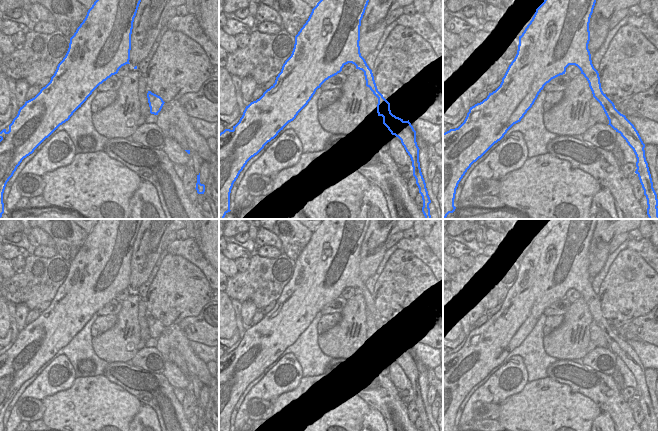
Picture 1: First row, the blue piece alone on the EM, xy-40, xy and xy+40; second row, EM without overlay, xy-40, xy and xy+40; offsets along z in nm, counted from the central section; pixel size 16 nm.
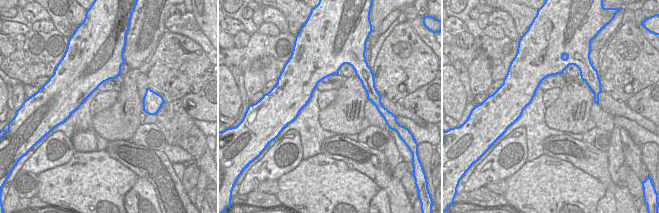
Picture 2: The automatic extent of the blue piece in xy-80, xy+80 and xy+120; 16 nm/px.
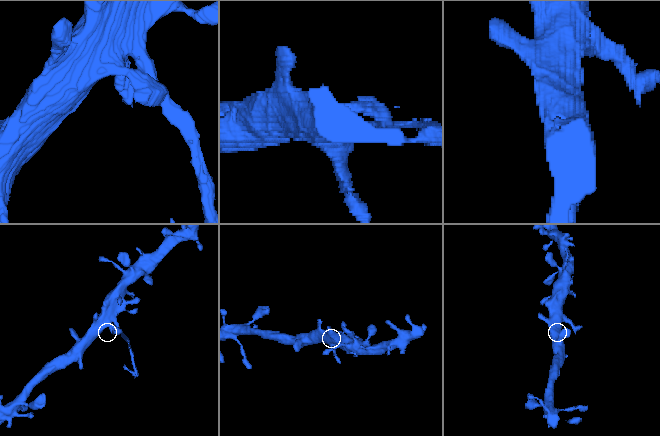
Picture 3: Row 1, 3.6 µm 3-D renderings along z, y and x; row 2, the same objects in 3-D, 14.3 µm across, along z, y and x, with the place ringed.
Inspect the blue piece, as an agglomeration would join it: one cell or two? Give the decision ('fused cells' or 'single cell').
fused cells

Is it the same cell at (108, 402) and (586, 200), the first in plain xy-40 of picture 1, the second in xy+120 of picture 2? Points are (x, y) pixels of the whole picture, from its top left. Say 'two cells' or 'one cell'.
one cell

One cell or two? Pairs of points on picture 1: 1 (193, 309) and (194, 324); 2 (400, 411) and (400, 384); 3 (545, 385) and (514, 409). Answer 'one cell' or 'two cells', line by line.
1: two cells
2: two cells
3: one cell

